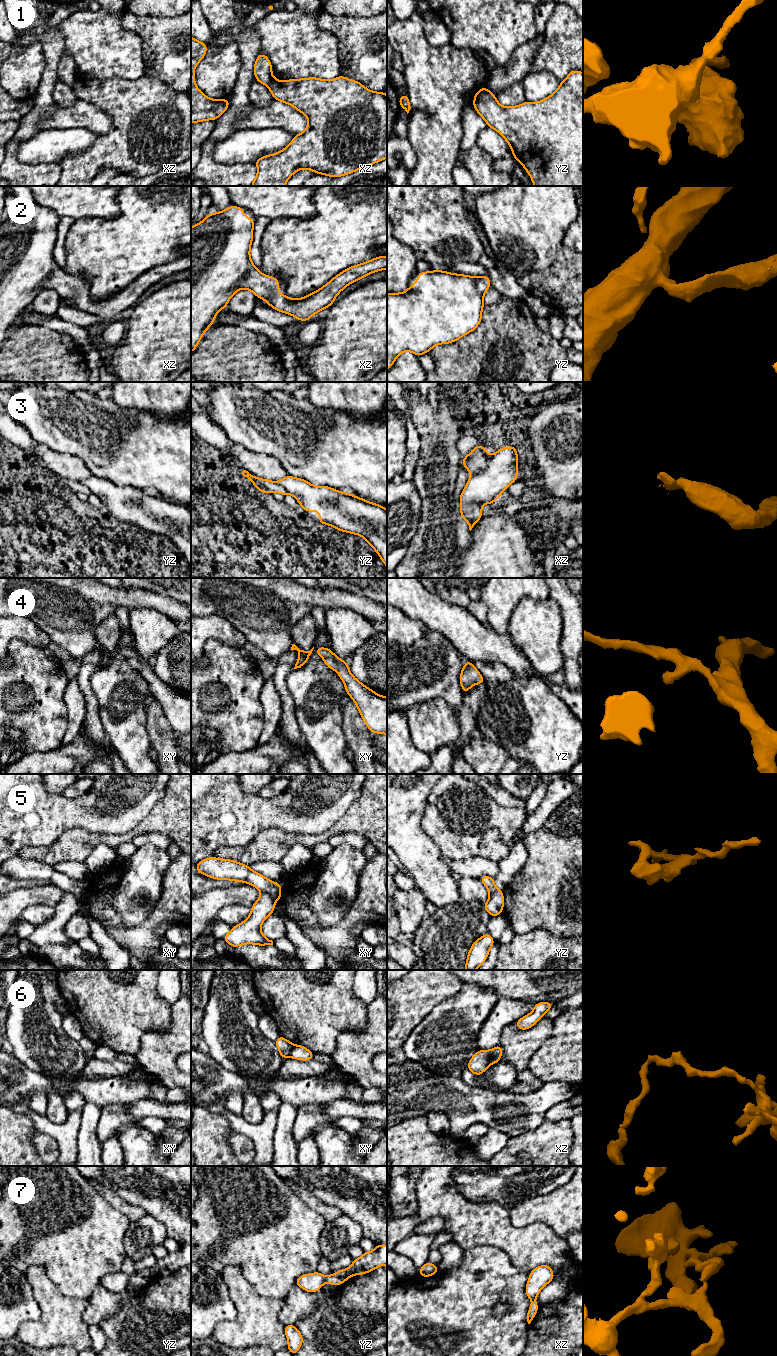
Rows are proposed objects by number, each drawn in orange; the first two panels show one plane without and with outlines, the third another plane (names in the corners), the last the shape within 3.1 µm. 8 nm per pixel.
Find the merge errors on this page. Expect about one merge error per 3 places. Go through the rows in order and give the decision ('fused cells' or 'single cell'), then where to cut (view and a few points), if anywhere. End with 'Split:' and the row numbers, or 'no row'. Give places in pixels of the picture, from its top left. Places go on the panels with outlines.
1: fused cells; cut xz (274, 78), (267, 85)
2: single cell; cut none
3: fused cells; cut xz (490, 457), (487, 466), (482, 471), (472, 475)
4: single cell; cut none
5: fused cells; cut xy (262, 891), (266, 891), (273, 902)
6: fused cells; cut xz (488, 1051), (488, 1059), (491, 1063)
7: fused cells; cut yz (327, 1277), (325, 1280)
Split: 1, 3, 5, 6, 7

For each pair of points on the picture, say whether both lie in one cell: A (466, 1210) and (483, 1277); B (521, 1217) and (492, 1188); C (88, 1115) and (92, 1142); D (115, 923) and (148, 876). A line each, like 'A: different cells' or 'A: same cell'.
A: different cells
B: different cells
C: same cell
D: same cell

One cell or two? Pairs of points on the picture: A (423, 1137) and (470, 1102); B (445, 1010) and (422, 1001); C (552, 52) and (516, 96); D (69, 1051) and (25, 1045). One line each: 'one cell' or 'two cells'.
A: two cells
B: two cells
C: one cell
D: one cell

